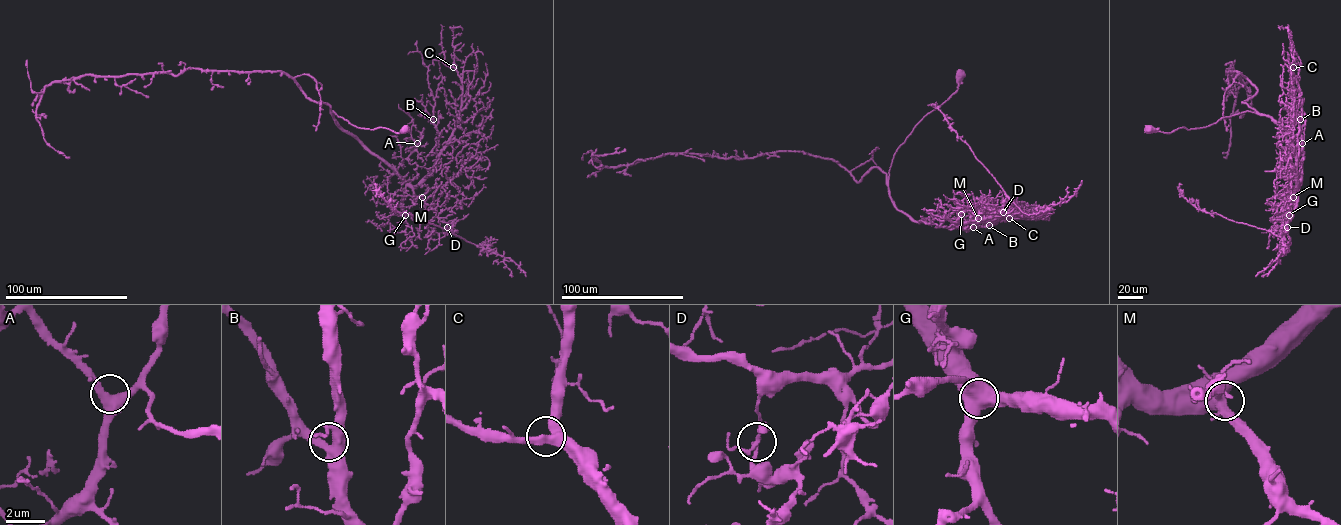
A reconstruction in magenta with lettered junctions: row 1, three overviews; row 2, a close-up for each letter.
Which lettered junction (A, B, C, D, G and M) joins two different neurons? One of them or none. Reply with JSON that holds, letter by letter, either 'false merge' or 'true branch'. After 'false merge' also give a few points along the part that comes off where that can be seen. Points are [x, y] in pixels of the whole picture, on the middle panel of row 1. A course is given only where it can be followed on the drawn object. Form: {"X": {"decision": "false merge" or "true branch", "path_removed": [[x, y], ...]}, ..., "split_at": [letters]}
{"A": {"decision": "true branch"}, "B": {"decision": "true branch"}, "C": {"decision": "true branch"}, "D": {"decision": "false merge", "path_removed": [[1003, 212], [1005, 191], [943, 114], [932, 104], [933, 107]]}, "G": {"decision": "true branch"}, "M": {"decision": "true branch"}, "split_at": ["D"]}

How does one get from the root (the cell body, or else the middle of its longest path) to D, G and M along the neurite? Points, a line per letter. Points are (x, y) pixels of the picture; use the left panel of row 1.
D: (404, 130), (360, 128), (332, 112), (342, 129), (401, 178), (404, 212), (423, 221), (436, 217), (447, 227)
G: (404, 130), (360, 128), (332, 112), (342, 129), (401, 178), (405, 215)
M: (404, 130), (395, 133), (385, 128), (360, 128), (332, 112), (342, 129), (378, 155), (417, 196), (422, 197)

